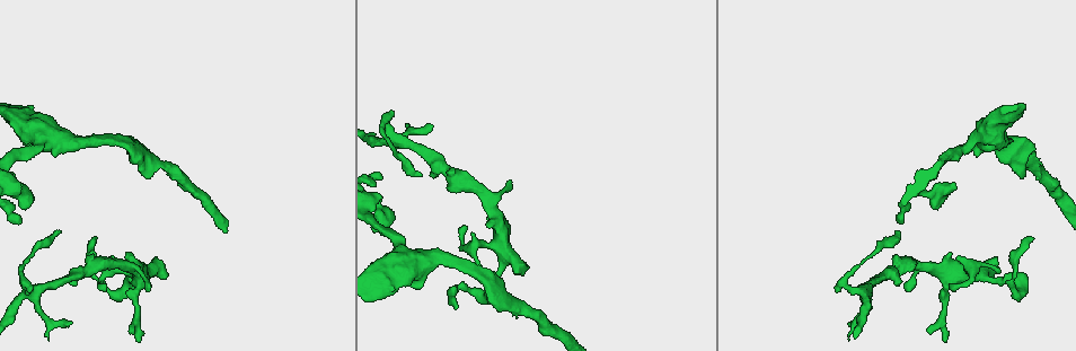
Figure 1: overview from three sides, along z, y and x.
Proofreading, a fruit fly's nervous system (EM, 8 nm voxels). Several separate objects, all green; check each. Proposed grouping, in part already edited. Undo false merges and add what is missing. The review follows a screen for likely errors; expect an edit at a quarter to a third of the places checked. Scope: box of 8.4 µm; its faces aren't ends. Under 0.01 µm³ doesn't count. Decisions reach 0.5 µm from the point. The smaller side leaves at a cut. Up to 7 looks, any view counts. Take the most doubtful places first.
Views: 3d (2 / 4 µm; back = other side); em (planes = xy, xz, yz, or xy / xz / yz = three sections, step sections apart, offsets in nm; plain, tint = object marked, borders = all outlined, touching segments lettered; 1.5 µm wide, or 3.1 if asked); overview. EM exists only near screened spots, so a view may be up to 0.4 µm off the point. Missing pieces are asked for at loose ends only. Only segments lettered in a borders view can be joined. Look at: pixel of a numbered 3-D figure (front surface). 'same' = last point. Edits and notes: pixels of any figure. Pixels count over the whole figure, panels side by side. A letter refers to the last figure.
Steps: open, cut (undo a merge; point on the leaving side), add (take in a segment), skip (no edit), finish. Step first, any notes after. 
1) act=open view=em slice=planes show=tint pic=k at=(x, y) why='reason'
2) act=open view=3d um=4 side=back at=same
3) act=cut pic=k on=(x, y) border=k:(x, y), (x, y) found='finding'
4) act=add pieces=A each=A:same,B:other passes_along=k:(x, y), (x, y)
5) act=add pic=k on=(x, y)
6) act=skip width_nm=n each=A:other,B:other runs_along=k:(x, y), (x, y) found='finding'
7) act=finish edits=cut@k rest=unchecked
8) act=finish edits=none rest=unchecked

act=open view=em slice=planes show=borders pic=1 at=(1031, 236) why='thin end'

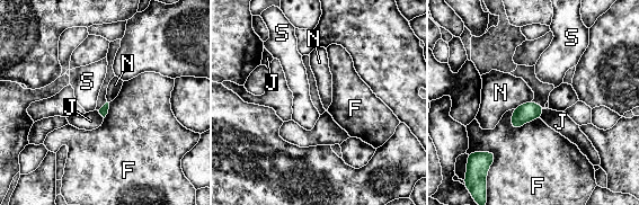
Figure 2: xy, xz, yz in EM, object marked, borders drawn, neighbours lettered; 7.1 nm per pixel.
act=skip each=F:other,J:other,N:other,S:other border=2:(531, 100), (513, 108) found='none of them fits'

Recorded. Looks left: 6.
act=open view=em slice=yz step=8 show=borders pic=1 at=(848, 322) why='tapers out'

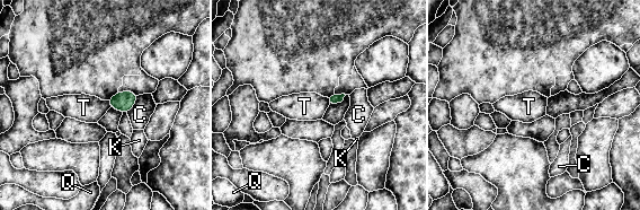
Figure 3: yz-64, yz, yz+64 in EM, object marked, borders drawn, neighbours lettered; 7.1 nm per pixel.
act=skip each=C:other,K:other,Q:other,T:other border=3:(326, 97), (329, 104) found='none of them fits'

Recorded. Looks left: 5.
act=open view=3d um=2 pic=1 at=(512, 186) why='an open end'

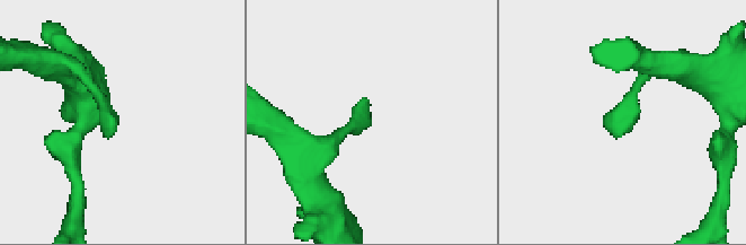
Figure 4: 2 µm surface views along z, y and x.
act=open view=em slice=xy step=8 show=tint pic=4 at=(363, 113) why='now the EM'

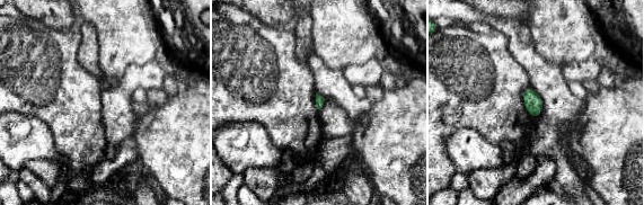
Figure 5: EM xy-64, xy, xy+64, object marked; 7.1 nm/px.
act=open view=em slice=planes show=borders at=same

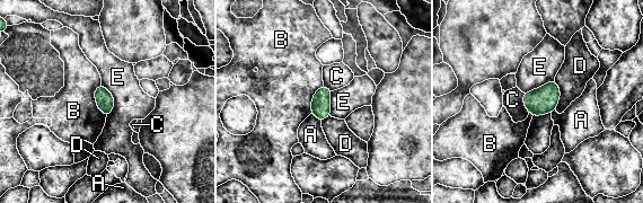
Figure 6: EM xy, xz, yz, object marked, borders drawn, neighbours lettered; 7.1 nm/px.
act=skip each=A:other,B:other,C:other,D:other,E:other border=6:(100, 84), (114, 100), (106, 117) found='no lettered segment goes on from it'

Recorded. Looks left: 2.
act=finish edits=none rest=unchecked

